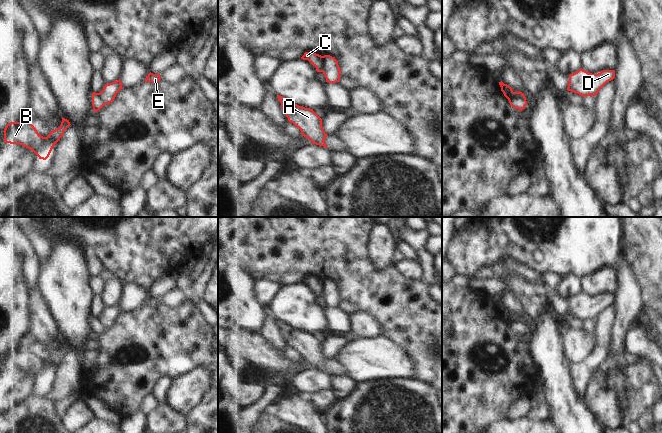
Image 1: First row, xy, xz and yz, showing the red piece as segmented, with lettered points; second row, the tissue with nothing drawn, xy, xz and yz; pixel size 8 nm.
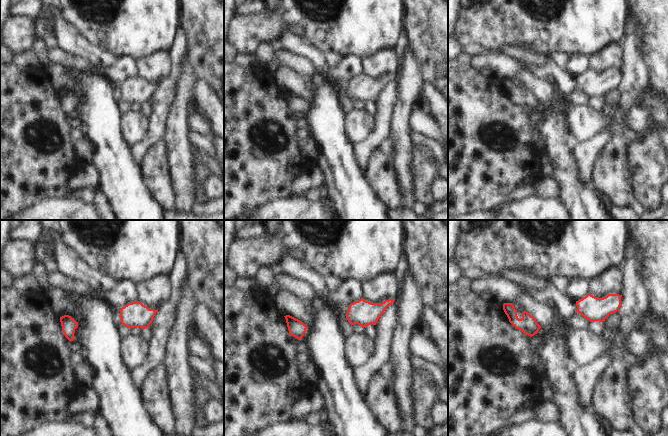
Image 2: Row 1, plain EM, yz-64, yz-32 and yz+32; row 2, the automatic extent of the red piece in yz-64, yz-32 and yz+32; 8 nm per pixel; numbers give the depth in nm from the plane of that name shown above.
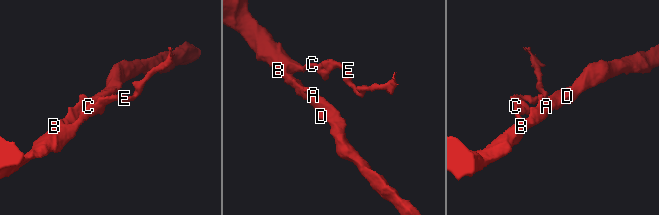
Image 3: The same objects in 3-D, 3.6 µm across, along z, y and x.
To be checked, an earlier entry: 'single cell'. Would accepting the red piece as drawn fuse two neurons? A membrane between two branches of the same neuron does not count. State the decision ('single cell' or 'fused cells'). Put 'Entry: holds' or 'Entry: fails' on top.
Entry: fails
fused cells

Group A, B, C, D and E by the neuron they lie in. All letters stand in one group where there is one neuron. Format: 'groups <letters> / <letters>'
groups A B C D / E

